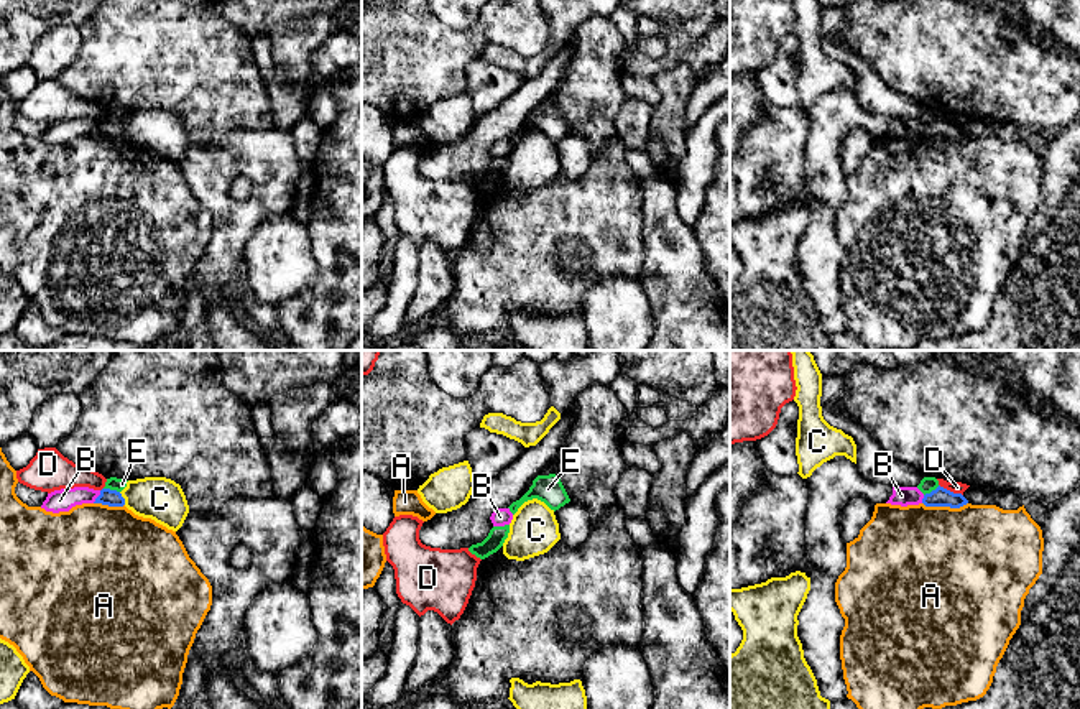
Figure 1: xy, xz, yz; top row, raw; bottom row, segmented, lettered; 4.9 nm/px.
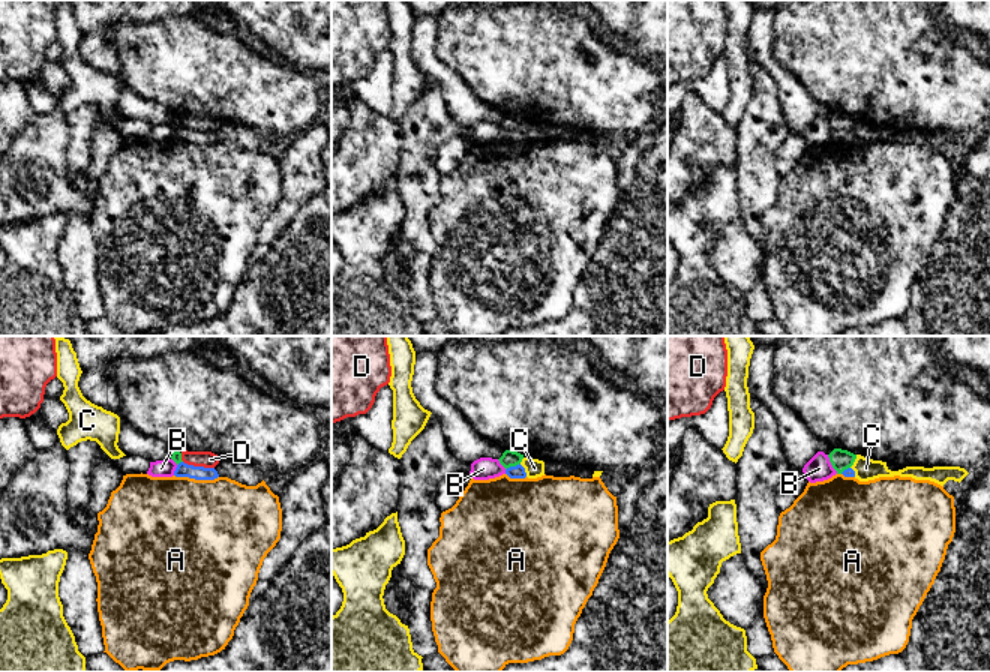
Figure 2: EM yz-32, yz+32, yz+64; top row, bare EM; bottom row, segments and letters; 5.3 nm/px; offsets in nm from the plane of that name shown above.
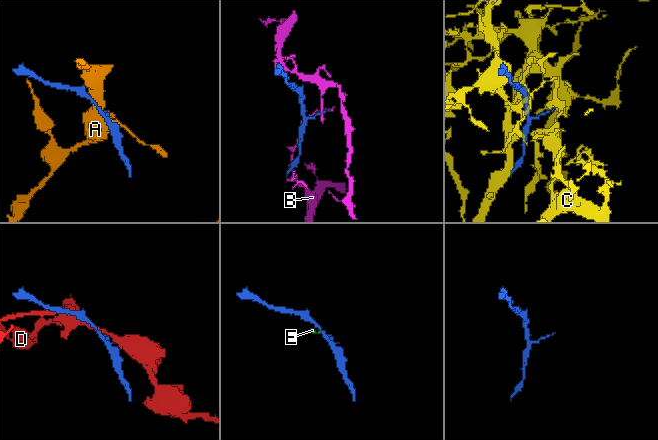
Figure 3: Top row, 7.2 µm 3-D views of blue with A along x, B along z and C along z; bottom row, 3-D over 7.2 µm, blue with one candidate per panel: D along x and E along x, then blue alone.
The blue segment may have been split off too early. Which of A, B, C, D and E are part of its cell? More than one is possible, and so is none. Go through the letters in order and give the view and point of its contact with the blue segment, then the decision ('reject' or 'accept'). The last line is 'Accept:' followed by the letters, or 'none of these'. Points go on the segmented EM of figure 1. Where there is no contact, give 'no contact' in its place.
A: yz (946, 505) | reject
B: xy (97, 497) | reject
C: xy (124, 499) | reject
D: yz (949, 491) | reject
E: xy (112, 491) | accept
Accept: E

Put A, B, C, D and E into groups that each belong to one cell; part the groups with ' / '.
A / B / C / D / E

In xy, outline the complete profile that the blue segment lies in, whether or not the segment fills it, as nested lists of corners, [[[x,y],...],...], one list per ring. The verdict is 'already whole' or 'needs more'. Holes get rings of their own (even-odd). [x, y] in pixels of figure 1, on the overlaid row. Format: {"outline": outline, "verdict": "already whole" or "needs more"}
{"outline": [[[110,477],[105,482],[105,487],[100,490],[100,495],[95,498],[94,503],[102,503],[108,507],[123,507],[125,498],[122,497],[122,490],[127,487],[128,480],[122,480],[117,477]]], "verdict": "needs more"}

